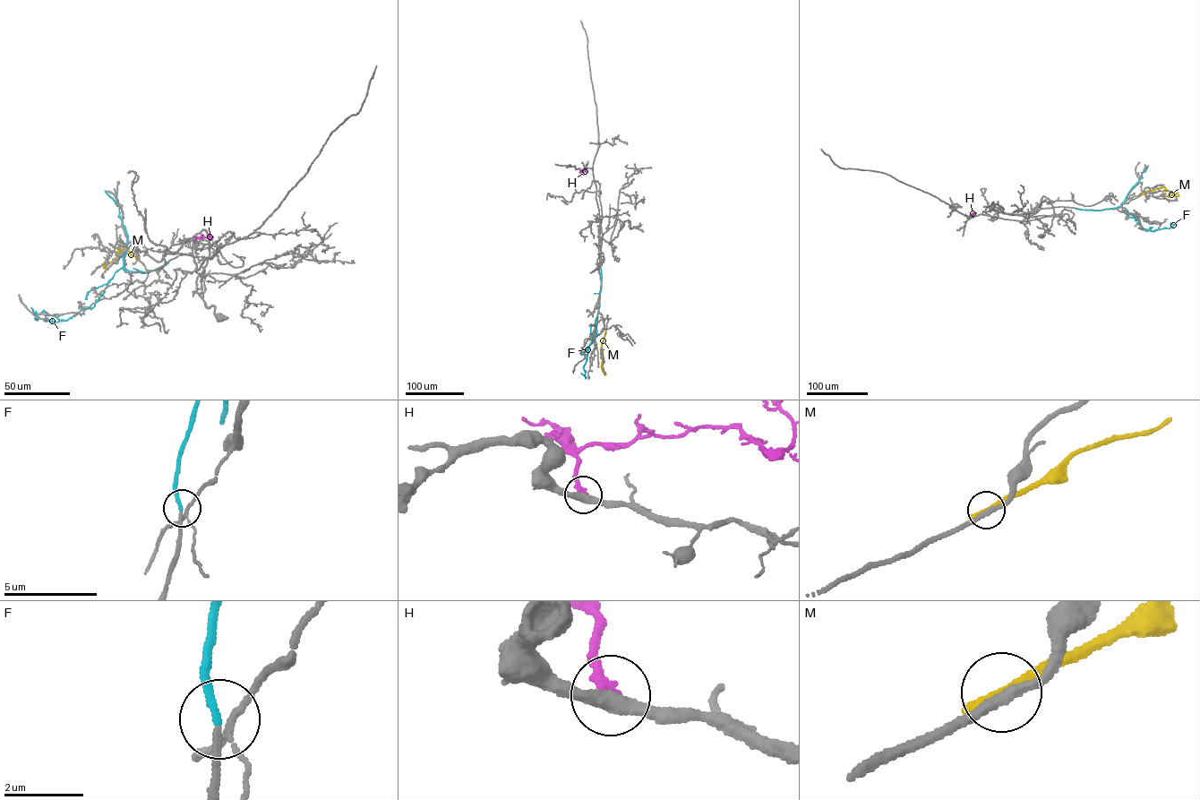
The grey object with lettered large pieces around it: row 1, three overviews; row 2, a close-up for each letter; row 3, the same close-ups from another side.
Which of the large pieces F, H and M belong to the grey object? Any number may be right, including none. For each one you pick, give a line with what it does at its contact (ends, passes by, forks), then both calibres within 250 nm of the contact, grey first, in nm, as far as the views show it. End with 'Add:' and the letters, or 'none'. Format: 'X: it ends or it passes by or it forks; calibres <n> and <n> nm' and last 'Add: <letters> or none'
Add: none

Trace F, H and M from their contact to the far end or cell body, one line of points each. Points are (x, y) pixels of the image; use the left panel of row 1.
F: (119, 255), (123, 267), (92, 307), (83, 306), (55, 322), (35, 320), (30, 307)
H: (197, 242), (197, 238), (210, 238), (209, 236)
M: (139, 260), (119, 246), (117, 255), (105, 265)

